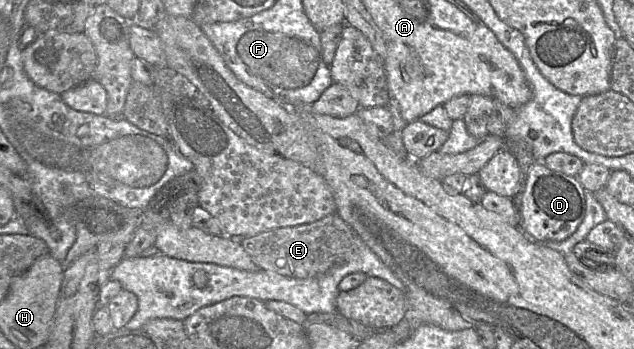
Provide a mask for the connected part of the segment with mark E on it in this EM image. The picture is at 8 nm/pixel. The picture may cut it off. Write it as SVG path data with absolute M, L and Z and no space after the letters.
M338 214L309 224L265 231L241 240L245 251L260 269L297 279L313 278L348 263L355 258L362 242L361 237Z

